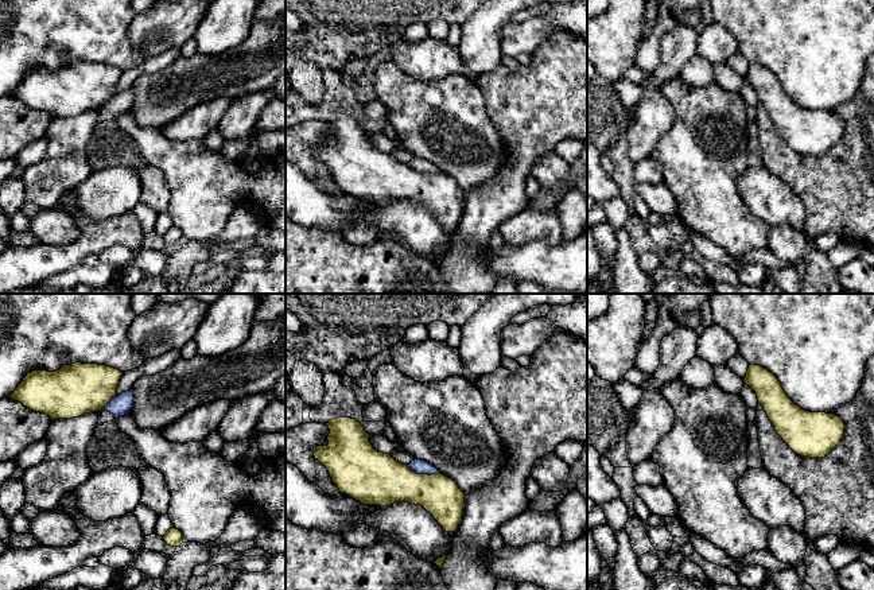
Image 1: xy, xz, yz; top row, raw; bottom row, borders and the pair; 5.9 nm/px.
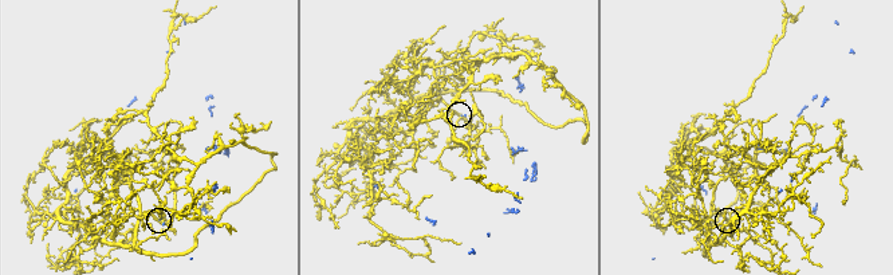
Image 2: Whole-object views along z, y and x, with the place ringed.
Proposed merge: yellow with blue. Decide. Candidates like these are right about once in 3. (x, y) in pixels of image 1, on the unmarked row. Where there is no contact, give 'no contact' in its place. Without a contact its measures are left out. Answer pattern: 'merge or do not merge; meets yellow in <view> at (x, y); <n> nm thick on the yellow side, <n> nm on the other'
do not merge; meets yellow in xz at (423, 173); 280 nm thick on the yellow side, 90 nm on the other

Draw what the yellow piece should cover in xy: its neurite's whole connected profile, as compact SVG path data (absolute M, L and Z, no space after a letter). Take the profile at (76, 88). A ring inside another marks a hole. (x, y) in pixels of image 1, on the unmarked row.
M75 61L65 63L57 70L32 69L9 97L22 101L24 105L48 113L51 119L71 117L85 112L102 109L116 94L116 86L123 70L119 67L98 63Z

